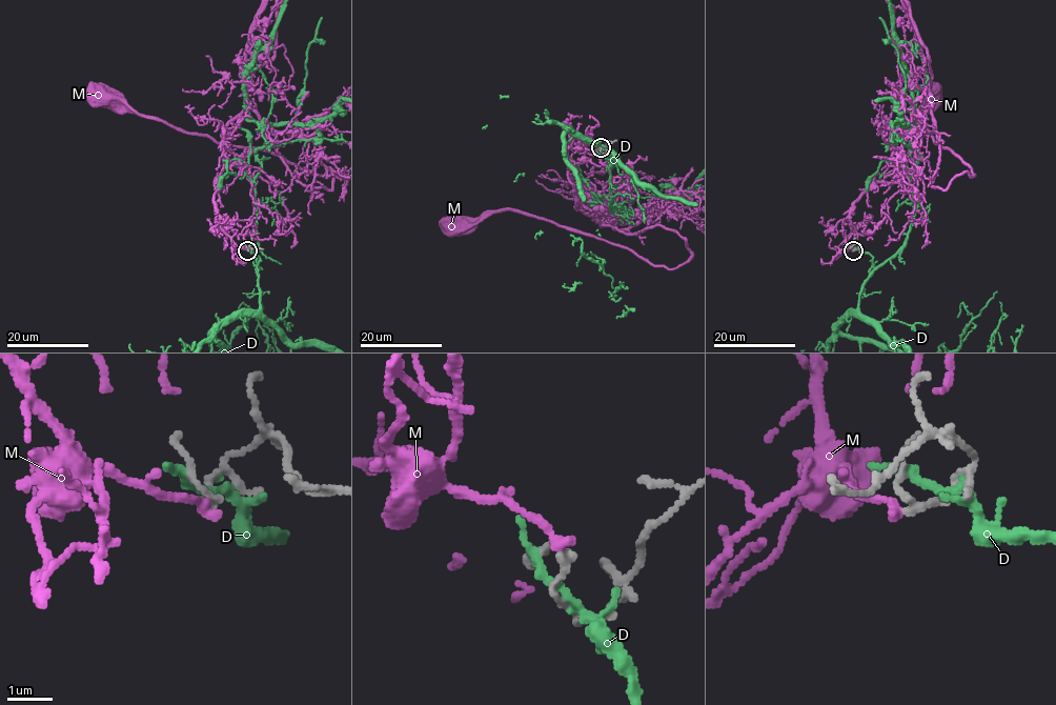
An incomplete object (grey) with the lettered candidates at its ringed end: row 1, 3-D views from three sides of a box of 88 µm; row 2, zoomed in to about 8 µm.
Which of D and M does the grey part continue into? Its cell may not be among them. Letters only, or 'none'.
M

